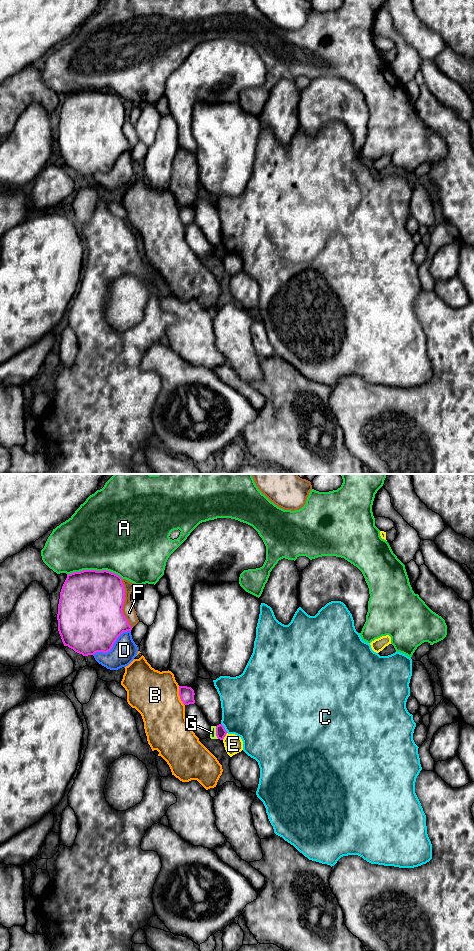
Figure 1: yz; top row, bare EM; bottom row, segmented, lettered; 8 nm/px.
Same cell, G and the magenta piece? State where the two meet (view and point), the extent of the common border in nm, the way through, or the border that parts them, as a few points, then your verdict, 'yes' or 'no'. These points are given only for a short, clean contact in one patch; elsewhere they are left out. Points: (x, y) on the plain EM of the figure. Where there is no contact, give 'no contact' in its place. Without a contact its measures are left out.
yz (216, 252) | 110 nm | along yz (215, 246), (215, 255), (218, 258) | no

